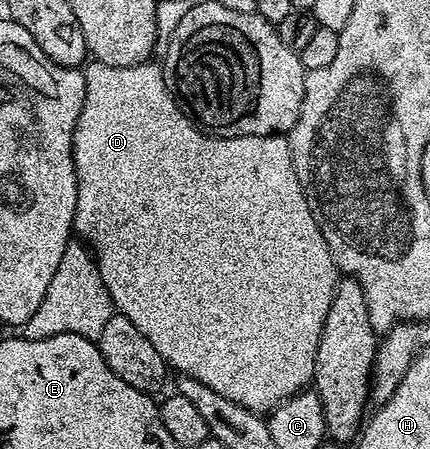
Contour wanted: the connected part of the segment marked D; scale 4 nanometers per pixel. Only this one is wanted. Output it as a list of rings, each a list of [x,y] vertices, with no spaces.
[[[91,60],[84,72],[84,107],[76,123],[72,147],[78,184],[74,233],[92,250],[98,263],[100,279],[104,279],[104,287],[108,287],[108,295],[115,310],[132,319],[140,335],[144,335],[144,339],[148,339],[148,343],[160,351],[167,366],[173,372],[175,369],[175,374],[198,379],[200,383],[212,387],[212,391],[232,399],[232,403],[240,403],[240,407],[248,407],[256,414],[269,414],[281,401],[303,392],[313,382],[320,331],[324,327],[328,307],[332,307],[332,295],[340,280],[332,251],[328,251],[328,243],[324,243],[324,235],[320,235],[320,227],[316,227],[316,219],[308,207],[300,179],[296,179],[289,140],[282,135],[216,137],[213,133],[199,129],[168,91],[162,65],[158,63],[108,67]]]

